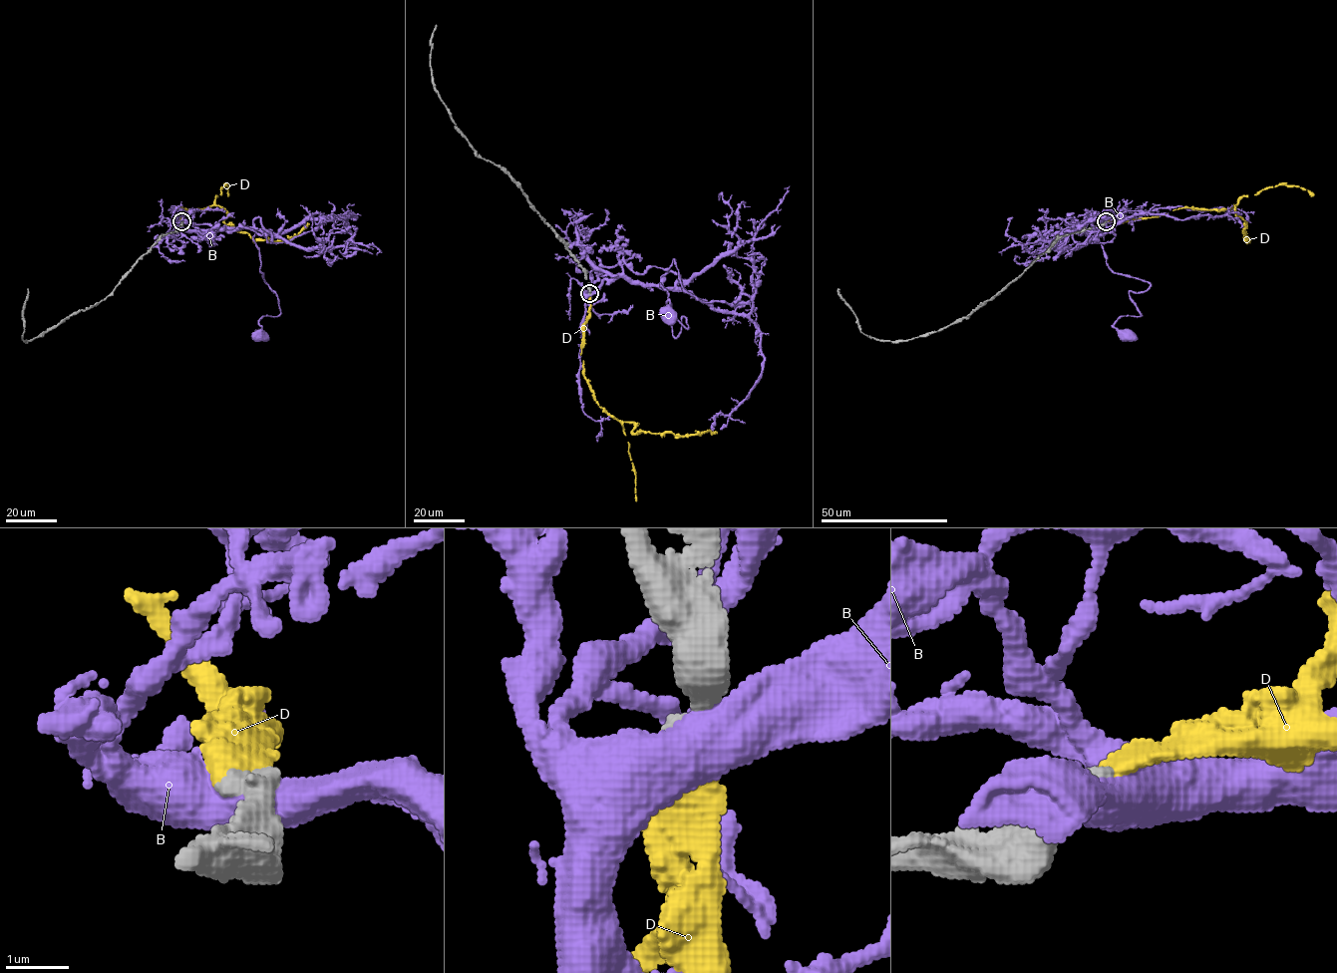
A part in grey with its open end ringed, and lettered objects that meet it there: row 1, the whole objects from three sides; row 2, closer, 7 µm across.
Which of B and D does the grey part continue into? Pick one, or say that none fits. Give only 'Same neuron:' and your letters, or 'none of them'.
Same neuron: D

